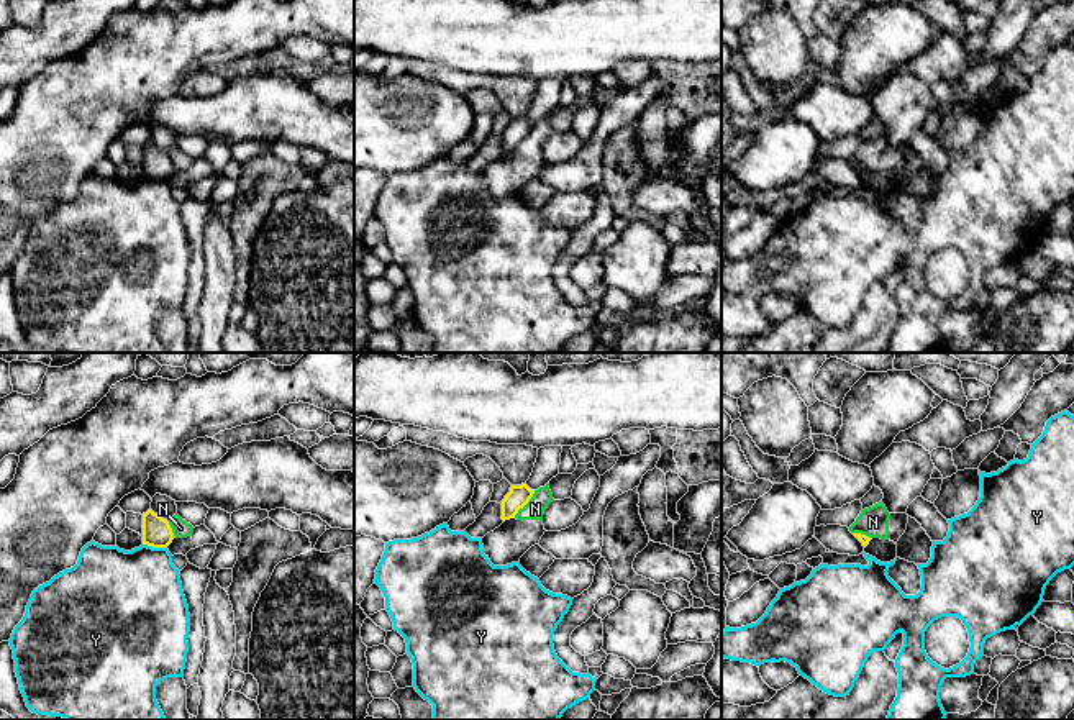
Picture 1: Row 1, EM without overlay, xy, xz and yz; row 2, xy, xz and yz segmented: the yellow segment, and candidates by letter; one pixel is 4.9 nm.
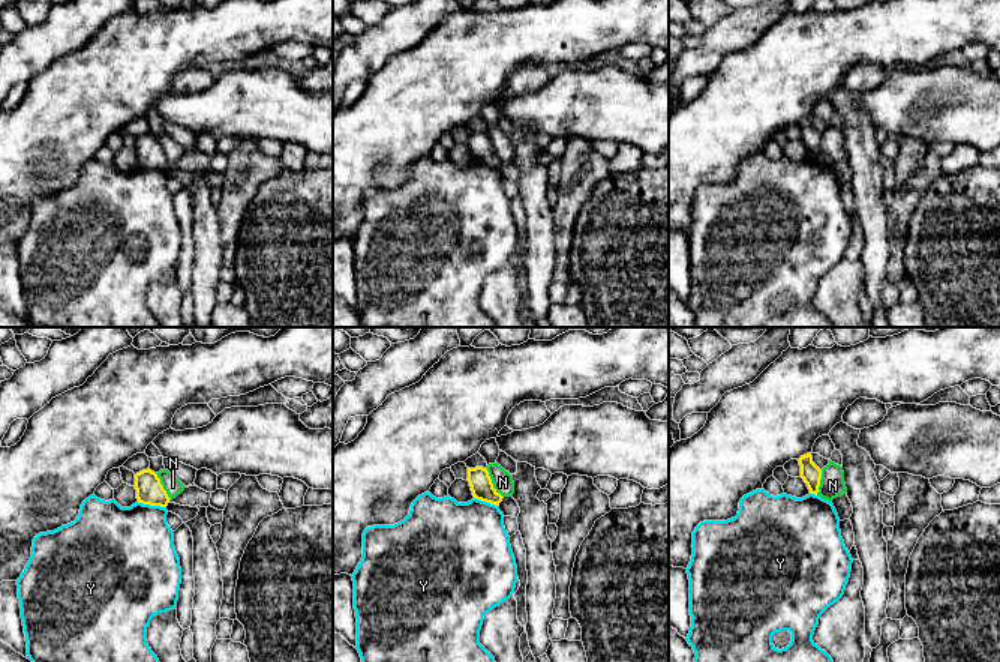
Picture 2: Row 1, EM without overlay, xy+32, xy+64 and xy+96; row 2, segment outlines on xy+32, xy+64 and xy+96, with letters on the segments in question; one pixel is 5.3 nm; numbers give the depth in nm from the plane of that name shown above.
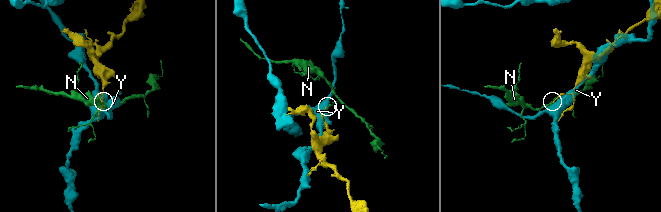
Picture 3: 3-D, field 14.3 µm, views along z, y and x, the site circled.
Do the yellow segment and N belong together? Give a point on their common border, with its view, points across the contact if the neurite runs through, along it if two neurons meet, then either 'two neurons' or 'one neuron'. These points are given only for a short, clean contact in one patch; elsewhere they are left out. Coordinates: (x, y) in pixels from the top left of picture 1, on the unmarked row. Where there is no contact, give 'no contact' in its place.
xz (525, 136) | along xz (535, 123), (514, 150) | two neurons

